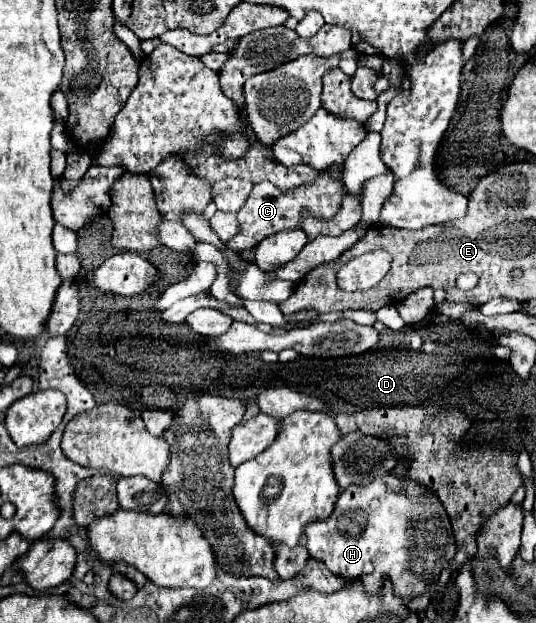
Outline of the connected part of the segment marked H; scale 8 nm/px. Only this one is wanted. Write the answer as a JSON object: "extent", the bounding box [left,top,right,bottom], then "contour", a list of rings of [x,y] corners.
{"extent":[304,474,458,598],"contour":[[[394,474],[362,488],[346,488],[338,496],[332,516],[308,524],[304,534],[310,556],[324,562],[332,574],[346,582],[360,580],[368,594],[378,594],[384,580],[390,580],[402,598],[422,596],[426,586],[438,582],[442,556],[448,566],[458,550],[450,520],[436,494]]]}

